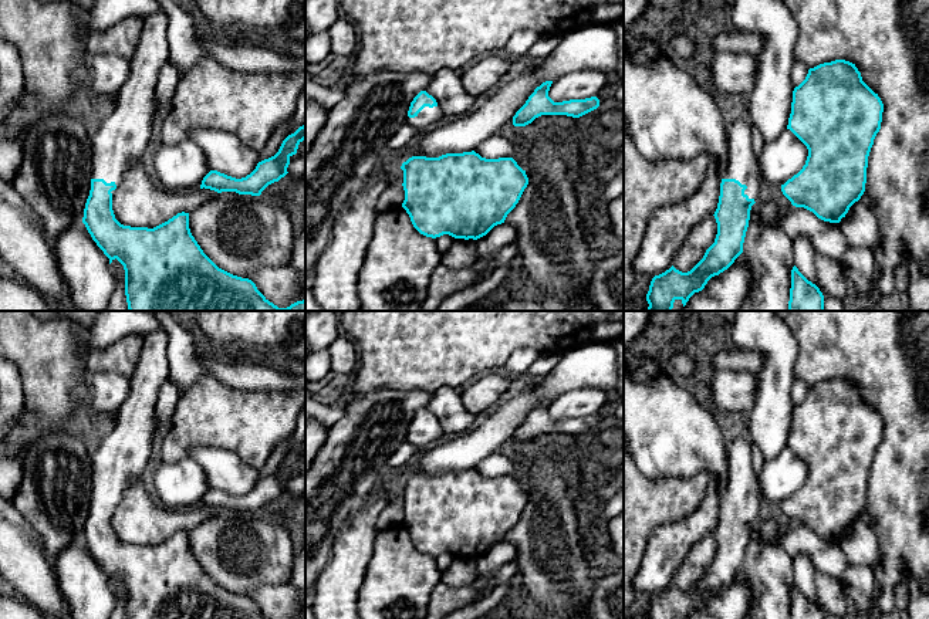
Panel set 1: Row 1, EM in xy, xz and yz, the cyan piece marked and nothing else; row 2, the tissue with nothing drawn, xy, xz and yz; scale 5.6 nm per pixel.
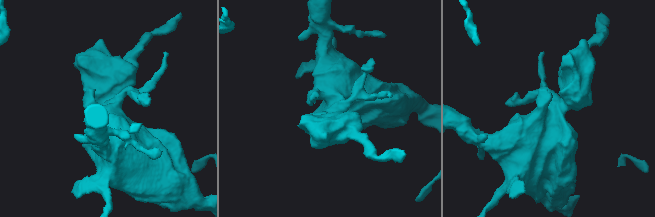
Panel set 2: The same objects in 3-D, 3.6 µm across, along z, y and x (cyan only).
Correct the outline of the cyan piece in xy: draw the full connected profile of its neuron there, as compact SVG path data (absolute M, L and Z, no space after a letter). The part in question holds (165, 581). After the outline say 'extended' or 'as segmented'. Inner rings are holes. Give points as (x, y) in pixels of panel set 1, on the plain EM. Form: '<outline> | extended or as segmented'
M165 331L143 336L141 355L129 378L129 395L116 412L114 430L92 454L92 497L82 541L109 582L116 576L124 584L126 619L268 619L251 598L219 586L203 571L190 551L189 531L178 531L153 547L124 544L115 537L112 513L151 457L156 430L155 406L159 389L169 380L168 346L169 335Z | extended

